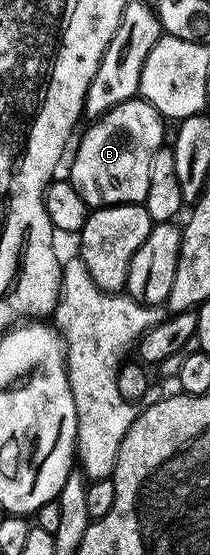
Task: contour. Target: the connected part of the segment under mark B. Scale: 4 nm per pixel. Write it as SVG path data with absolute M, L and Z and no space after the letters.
M133 98L114 106L93 124L96 125L89 130L88 137L76 148L76 157L72 160L72 173L70 173L72 183L92 210L109 204L143 204L150 190L150 168L154 162L154 156L166 144L165 117L161 116L160 111L148 100Z

